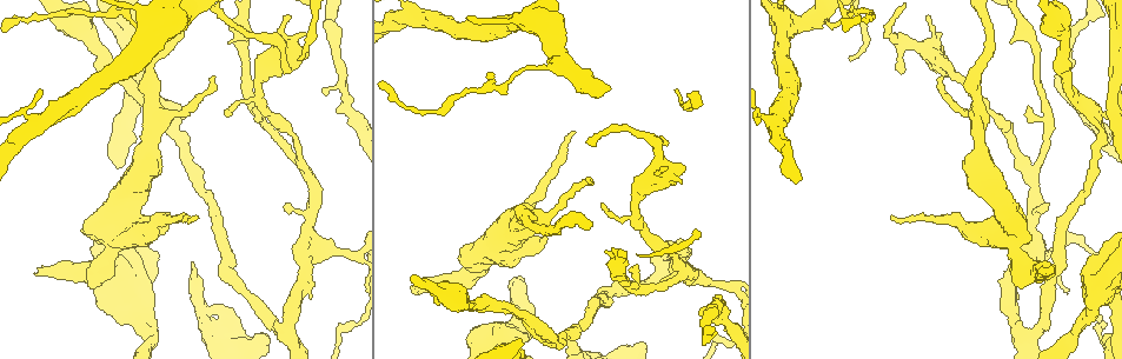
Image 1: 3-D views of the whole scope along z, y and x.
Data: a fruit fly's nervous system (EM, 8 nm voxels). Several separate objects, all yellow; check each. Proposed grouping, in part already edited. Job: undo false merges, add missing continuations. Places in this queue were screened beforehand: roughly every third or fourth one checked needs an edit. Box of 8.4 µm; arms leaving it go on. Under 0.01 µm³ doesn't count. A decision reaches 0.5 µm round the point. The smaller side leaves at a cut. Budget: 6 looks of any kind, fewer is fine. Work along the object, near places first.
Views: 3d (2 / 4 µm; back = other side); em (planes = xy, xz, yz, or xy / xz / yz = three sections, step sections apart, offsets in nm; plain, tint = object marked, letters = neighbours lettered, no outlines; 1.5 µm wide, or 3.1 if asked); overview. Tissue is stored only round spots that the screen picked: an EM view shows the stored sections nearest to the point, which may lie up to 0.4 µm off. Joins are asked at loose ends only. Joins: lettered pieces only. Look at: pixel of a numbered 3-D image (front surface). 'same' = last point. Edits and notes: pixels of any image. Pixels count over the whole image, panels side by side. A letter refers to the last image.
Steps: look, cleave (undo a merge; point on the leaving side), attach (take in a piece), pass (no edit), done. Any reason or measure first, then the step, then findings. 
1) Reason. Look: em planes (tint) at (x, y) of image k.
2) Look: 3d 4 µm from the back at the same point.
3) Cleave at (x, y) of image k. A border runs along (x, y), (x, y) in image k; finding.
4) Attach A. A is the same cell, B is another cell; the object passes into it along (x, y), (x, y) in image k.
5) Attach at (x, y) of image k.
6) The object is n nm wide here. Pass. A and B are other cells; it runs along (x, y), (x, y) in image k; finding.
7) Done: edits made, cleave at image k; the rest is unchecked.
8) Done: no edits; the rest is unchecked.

Look: 3d 4 µm at (192, 265) of image 1.

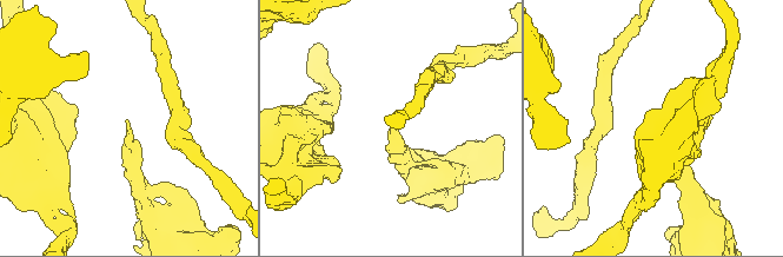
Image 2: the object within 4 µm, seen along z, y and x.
Need the tissue. Look: em yz step 8 (tint) at (126, 122) of image 2.

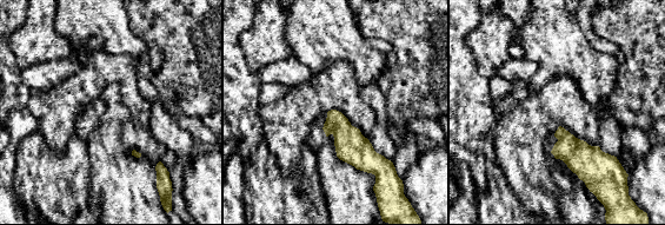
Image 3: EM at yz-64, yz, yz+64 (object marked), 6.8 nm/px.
Look: em planes (letters) at the same point.

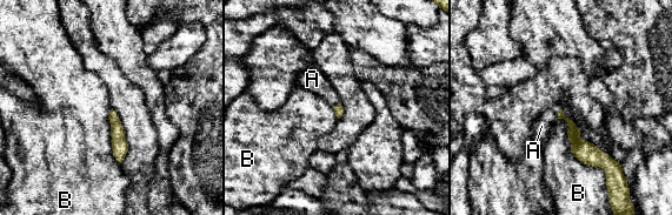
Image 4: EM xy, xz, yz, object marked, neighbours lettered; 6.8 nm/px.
Attach at (541, 126) of image 4. A is the same cell, B is another cell; the neuron continues.

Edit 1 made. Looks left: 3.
Abrupt turn. Look: 3d 4 µm at (533, 310) of image 1.

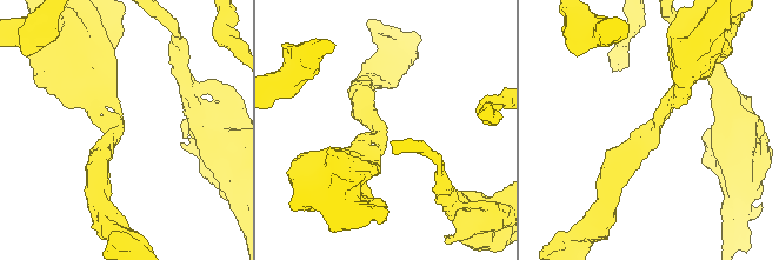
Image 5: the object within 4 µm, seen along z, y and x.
The arms are 220, 340 nm wide. Look: em planes (letters) at (380, 132) of image 5.

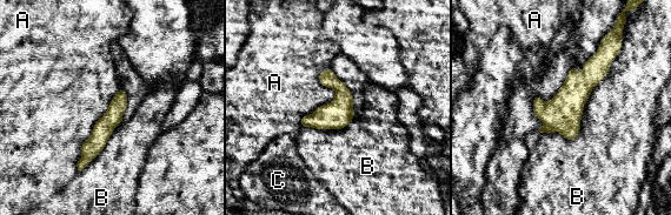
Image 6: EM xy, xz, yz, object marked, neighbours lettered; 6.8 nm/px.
The object is 140 nm wide here. Pass. A, B and C are other cells; a border runs along (120, 88), (82, 143), (78, 170) in image 6; one neuron here.

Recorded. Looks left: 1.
Free end. Look: em planes (letters) at (224, 112) of image 1.

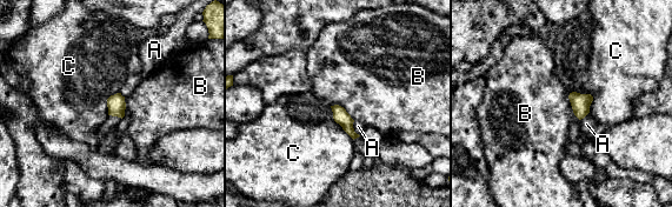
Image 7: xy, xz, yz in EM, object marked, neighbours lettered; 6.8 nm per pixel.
The object is 100 nm wide here. Pass. A, B and C are other cells; a border runs along (331, 105), (340, 105), (354, 120) in image 7; no lettered piece goes on from it.

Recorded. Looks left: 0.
Done: edits made, attach at image 4; the rest is unchecked.

